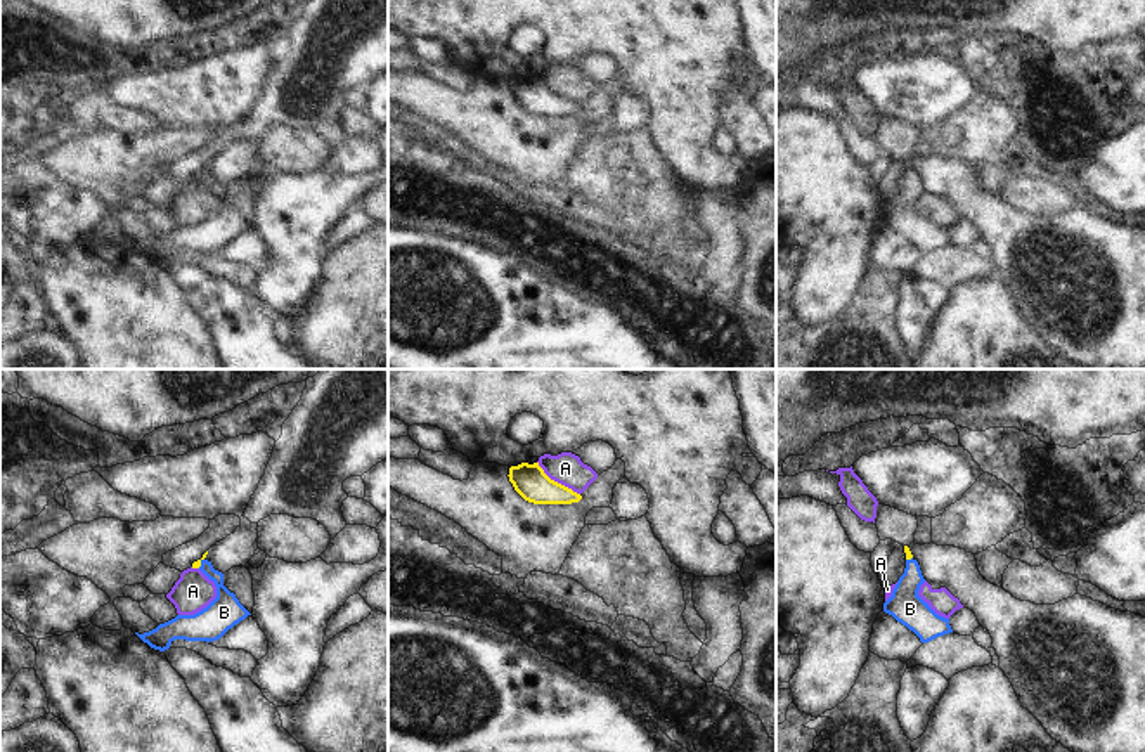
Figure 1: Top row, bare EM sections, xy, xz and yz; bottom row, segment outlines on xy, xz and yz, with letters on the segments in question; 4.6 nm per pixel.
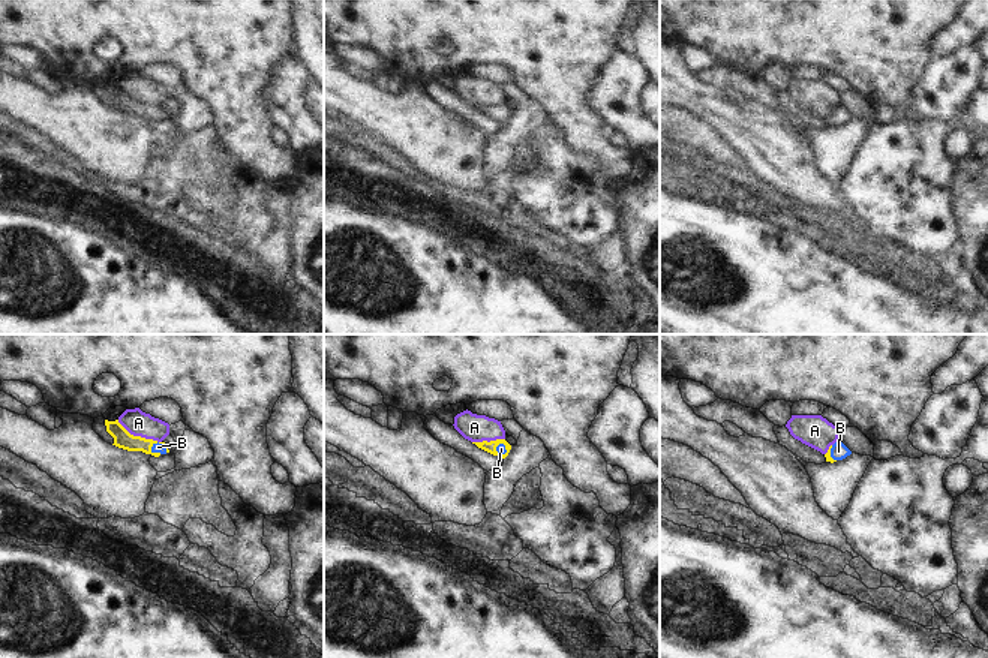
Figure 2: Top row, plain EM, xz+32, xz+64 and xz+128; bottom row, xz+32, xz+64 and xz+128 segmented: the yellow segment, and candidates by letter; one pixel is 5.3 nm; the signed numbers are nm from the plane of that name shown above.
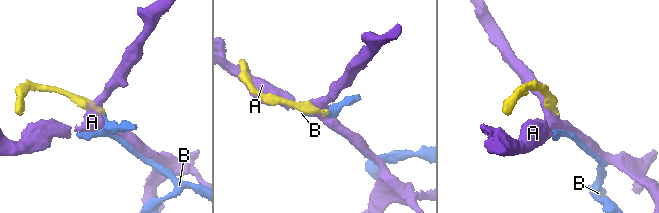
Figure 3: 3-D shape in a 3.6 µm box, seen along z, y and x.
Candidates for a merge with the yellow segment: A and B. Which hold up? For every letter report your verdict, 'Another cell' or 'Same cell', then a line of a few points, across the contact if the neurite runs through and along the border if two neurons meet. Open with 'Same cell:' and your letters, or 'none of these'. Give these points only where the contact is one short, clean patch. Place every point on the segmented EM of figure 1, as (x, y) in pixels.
Same cell: B
A: Another cell. Line: xz (537, 461), (551, 479), (579, 494)
B: Same cell. Line: xy (196, 564), (200, 564), (219, 581), (226, 610).

